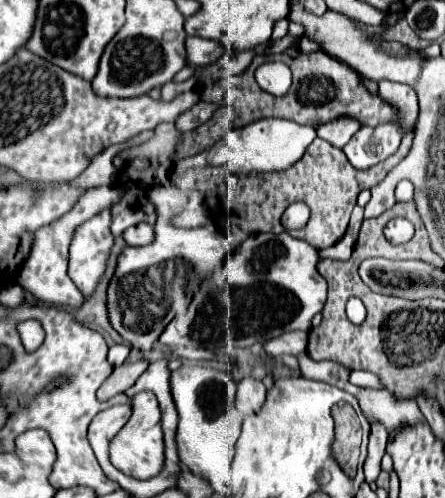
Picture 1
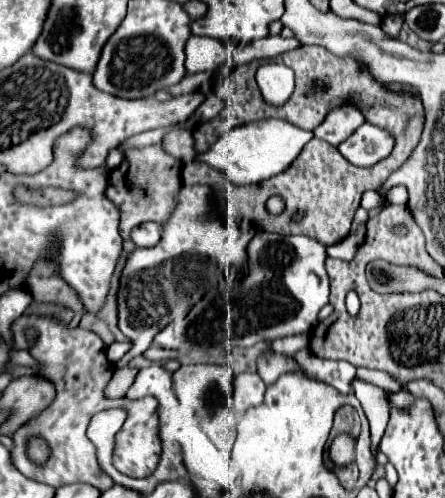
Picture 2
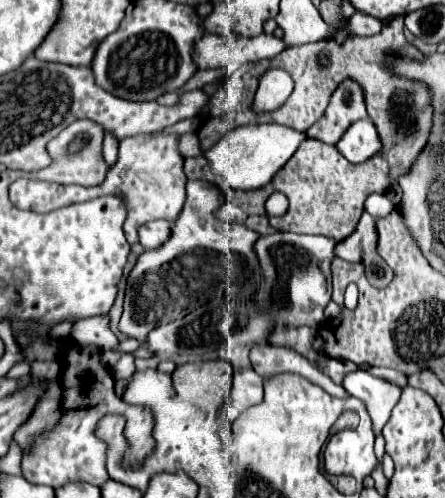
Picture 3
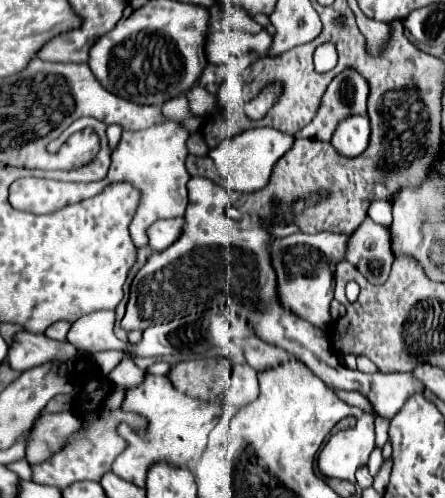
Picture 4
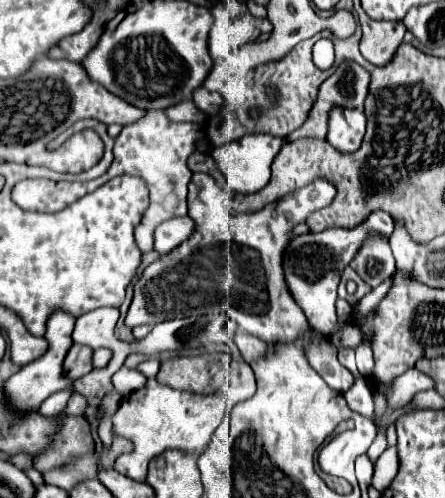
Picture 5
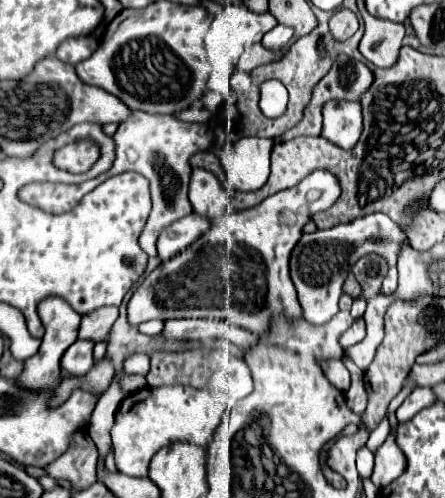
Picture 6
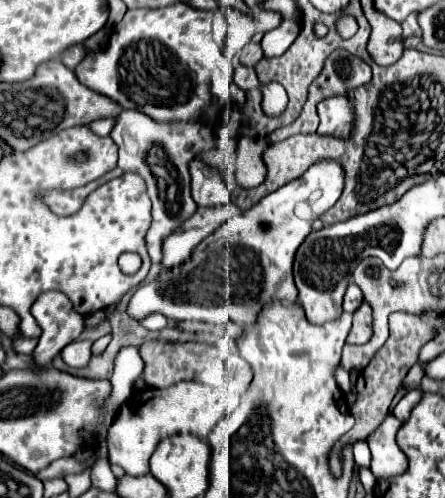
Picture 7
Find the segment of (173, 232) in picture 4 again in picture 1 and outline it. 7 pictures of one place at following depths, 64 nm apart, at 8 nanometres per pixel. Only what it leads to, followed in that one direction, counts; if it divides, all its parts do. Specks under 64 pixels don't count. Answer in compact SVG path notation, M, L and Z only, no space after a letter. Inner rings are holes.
M138 224L132 228L126 228L126 232L122 232L122 238L128 246L146 246L150 244L154 236L154 228L150 224Z

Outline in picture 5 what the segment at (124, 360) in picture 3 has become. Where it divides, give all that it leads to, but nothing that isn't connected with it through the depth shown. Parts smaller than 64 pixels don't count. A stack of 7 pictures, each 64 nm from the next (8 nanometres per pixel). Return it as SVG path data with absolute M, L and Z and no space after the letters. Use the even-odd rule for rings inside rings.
M118 370L112 376L112 384L122 396L128 396L132 390L138 390L146 384L146 376L142 376L138 370Z

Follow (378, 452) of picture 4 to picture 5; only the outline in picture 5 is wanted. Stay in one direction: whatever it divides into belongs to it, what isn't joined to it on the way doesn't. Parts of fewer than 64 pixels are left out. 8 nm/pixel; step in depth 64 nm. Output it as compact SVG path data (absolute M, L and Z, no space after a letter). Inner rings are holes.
M377 428L376 438L367 451L367 455L369 456L373 464L376 462L381 453L386 449L386 447L386 432L383 428Z

